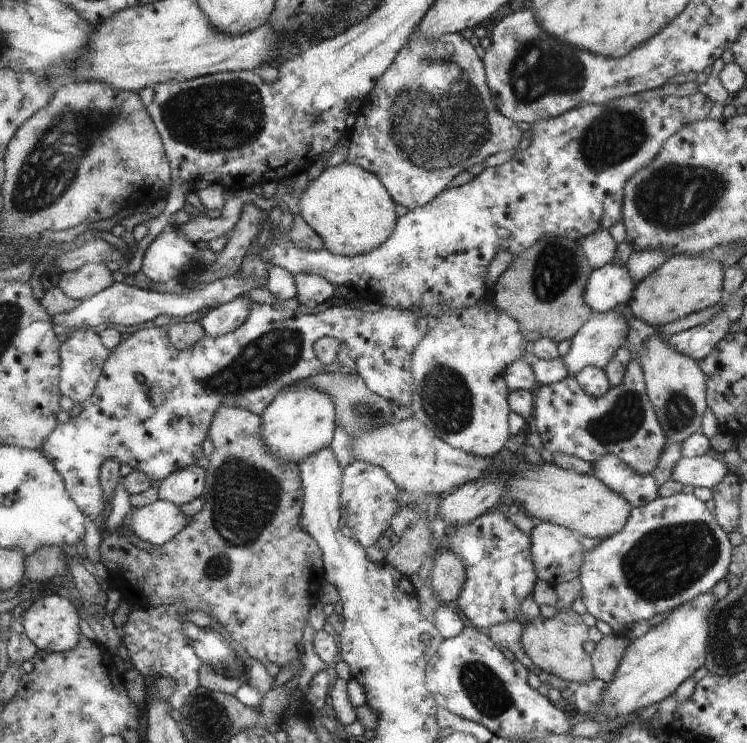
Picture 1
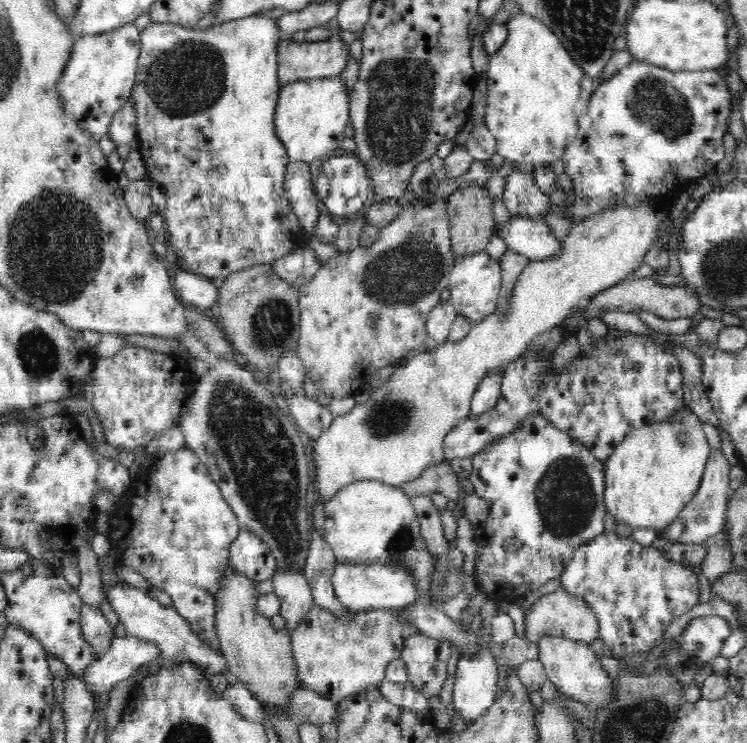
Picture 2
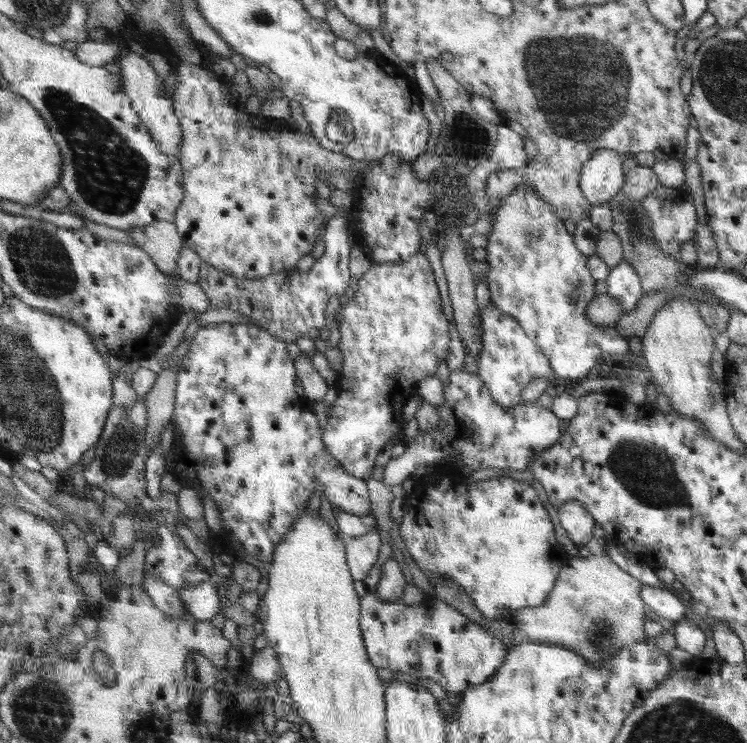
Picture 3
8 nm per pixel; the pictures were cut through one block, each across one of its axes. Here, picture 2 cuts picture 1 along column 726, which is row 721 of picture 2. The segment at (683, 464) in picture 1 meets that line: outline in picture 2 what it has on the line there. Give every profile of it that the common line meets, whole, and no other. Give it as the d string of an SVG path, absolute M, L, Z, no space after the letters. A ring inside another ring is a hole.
M487 644L478 659L458 659L451 708L460 712L468 727L472 726L493 706L496 688L498 663Z

